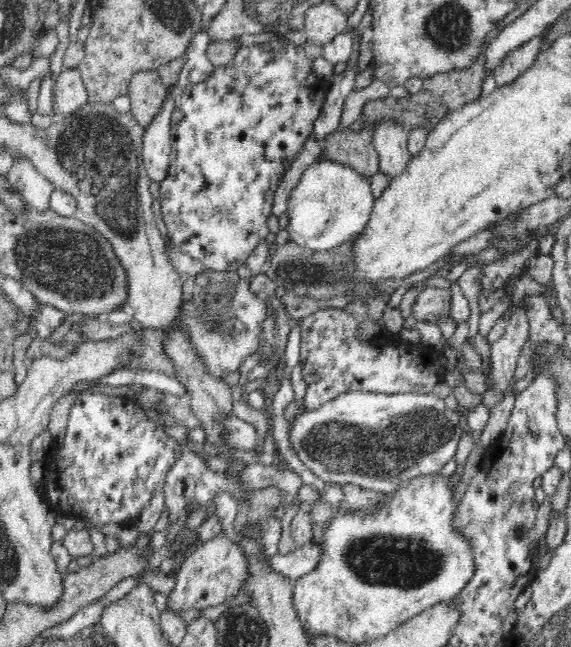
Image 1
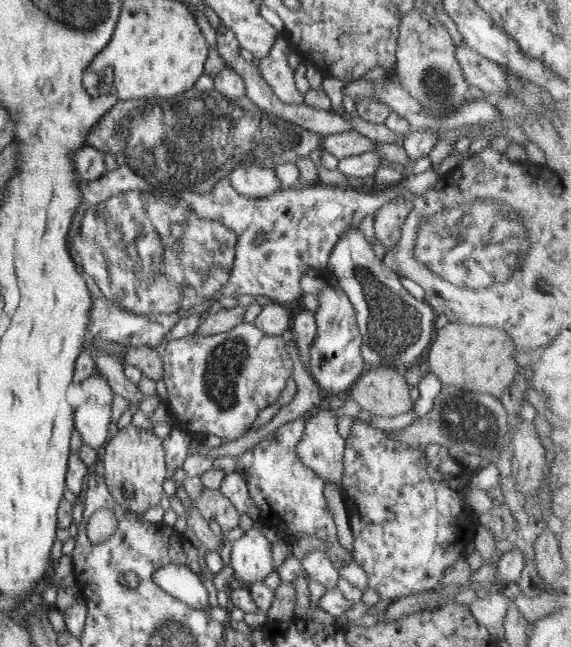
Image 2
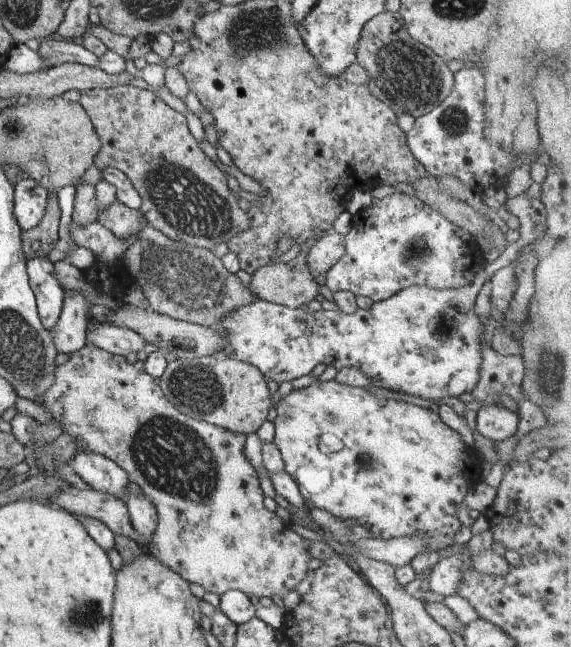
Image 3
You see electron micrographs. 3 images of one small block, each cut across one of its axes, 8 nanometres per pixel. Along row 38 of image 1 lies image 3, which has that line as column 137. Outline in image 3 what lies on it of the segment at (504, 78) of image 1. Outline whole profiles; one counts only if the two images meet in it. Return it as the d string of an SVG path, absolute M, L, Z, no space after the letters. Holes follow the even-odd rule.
M70 487L51 497L51 501L59 504L70 514L84 515L96 518L104 523L115 535L127 536L137 541L142 547L147 542L141 534L133 527L128 512L127 503L120 497L87 489Z

